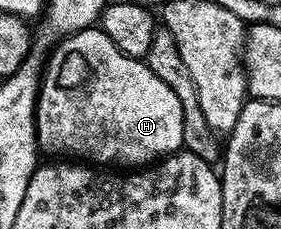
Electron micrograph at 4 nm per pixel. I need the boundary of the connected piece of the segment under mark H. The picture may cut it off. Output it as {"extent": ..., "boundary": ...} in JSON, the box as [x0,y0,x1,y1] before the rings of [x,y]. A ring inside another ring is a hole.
{"extent":[38,27,184,167],"boundary":[[[91,27],[74,33],[71,37],[64,37],[54,46],[46,63],[46,72],[42,75],[42,85],[38,88],[38,147],[43,154],[59,153],[57,156],[62,159],[81,159],[86,163],[93,163],[98,167],[142,167],[147,163],[157,162],[159,159],[169,157],[183,148],[182,136],[184,135],[184,115],[180,99],[176,99],[176,91],[164,83],[146,65],[145,60],[137,57],[130,57],[121,53],[108,39],[108,35],[102,32],[101,28]]]}

